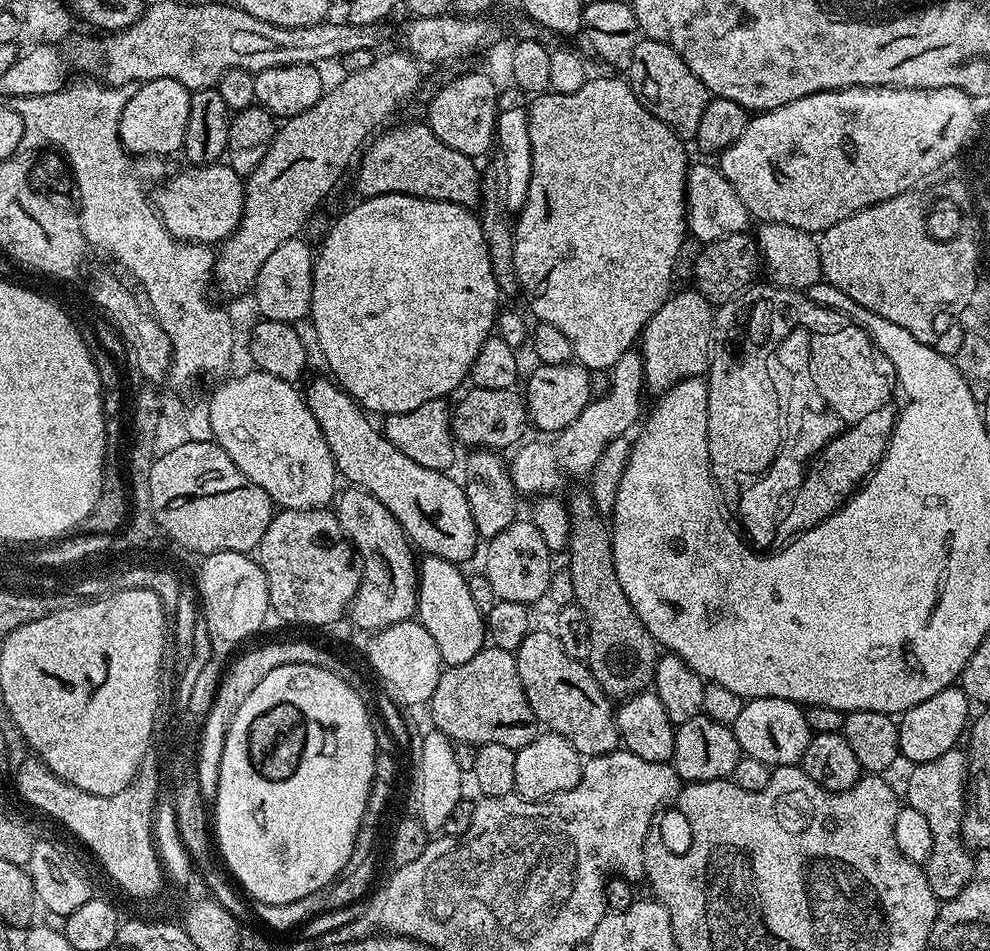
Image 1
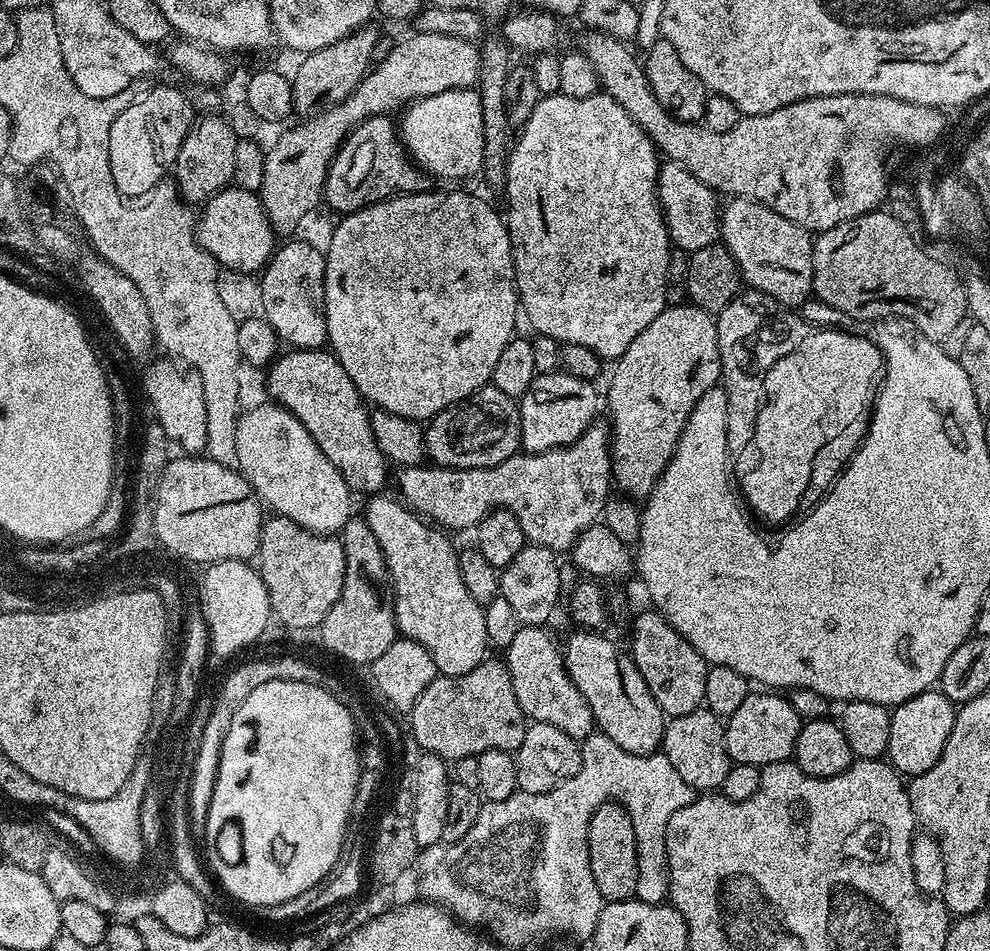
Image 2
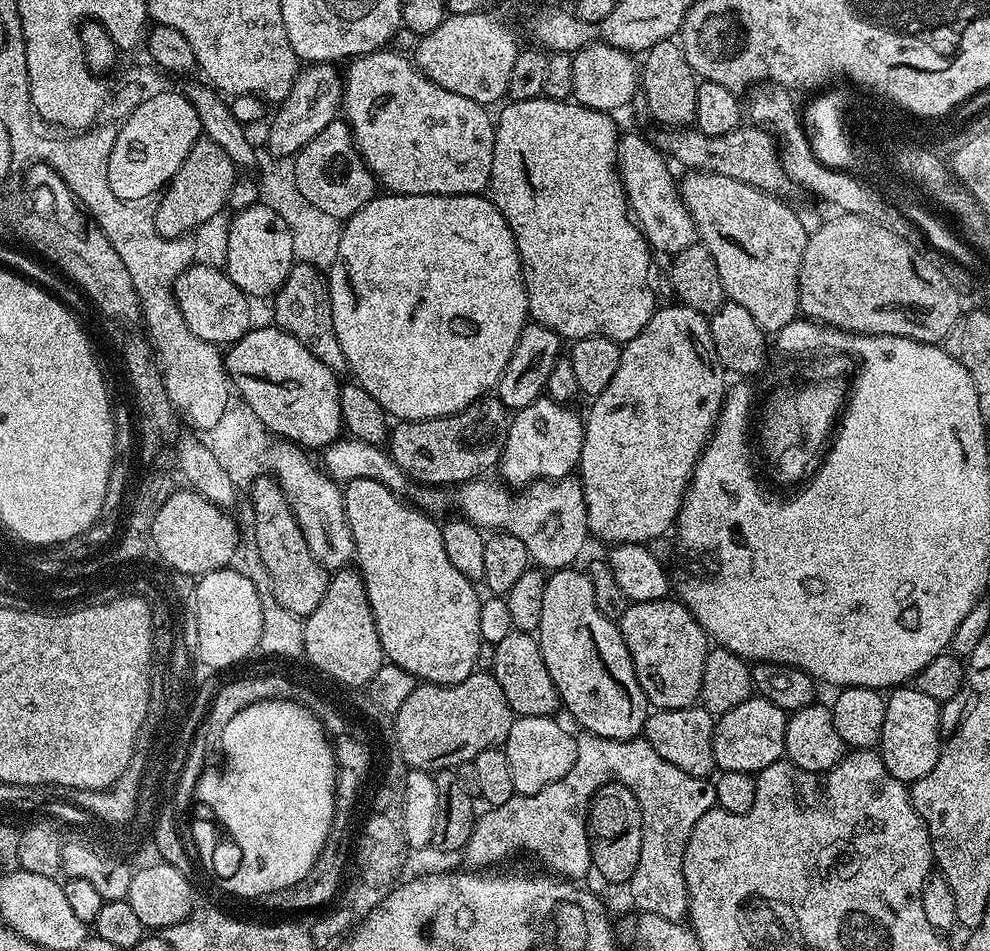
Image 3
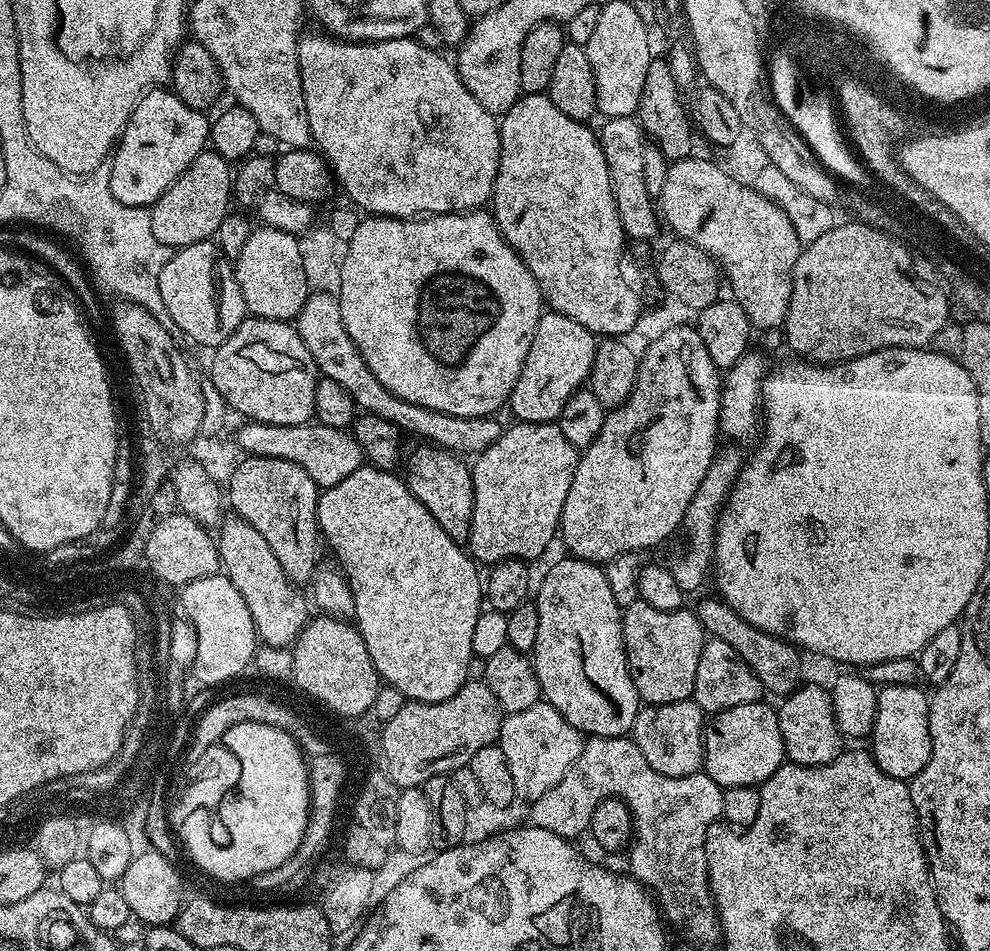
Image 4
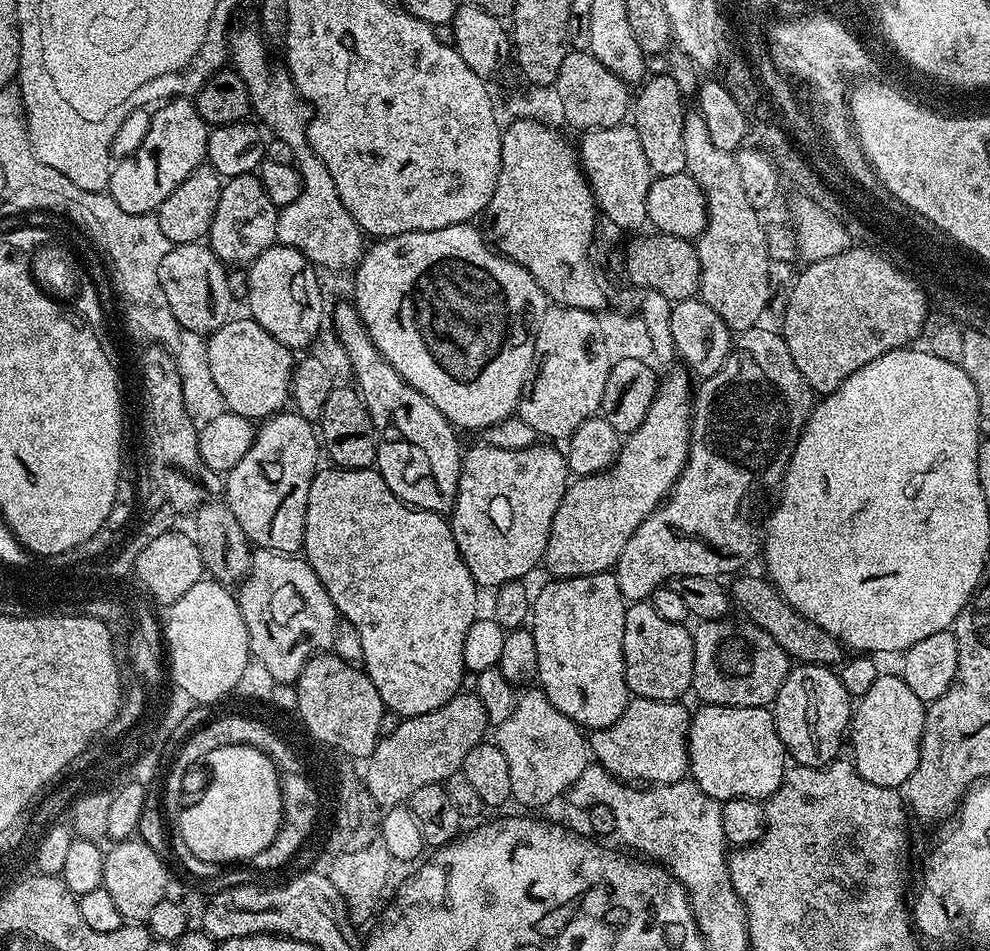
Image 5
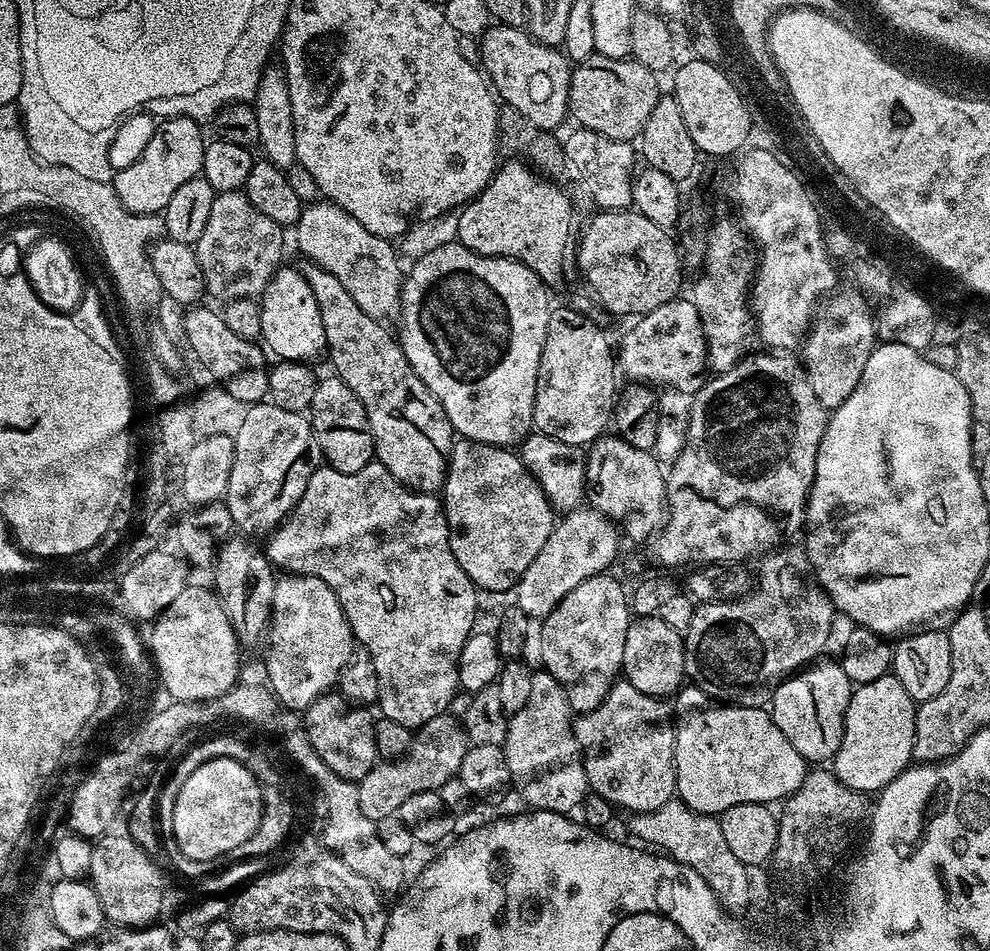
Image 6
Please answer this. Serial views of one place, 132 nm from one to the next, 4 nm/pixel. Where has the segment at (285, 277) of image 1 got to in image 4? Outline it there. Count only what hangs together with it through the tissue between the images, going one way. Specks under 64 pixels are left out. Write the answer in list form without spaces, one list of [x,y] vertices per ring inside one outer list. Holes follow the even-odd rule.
[[[315,290],[309,291],[302,310],[296,316],[294,327],[302,338],[302,342],[306,342],[306,350],[310,350],[310,358],[314,358],[317,373],[323,378],[334,378],[334,382],[338,382],[338,386],[344,387],[346,394],[350,394],[350,398],[356,403],[357,409],[361,413],[386,418],[386,422],[395,424],[401,433],[413,432],[414,435],[420,436],[416,438],[421,441],[435,444],[436,447],[444,448],[448,452],[455,452],[461,458],[481,456],[486,450],[490,450],[490,446],[494,446],[503,434],[505,425],[499,424],[495,415],[455,416],[446,414],[442,410],[430,410],[426,406],[406,402],[406,398],[398,398],[398,394],[390,394],[390,390],[386,390],[386,386],[382,386],[382,382],[378,382],[378,378],[374,378],[374,370],[370,370],[370,366],[366,366],[366,358],[362,358],[358,346],[354,346],[354,338],[350,338],[350,334],[346,334],[346,322],[342,322],[339,295]]]

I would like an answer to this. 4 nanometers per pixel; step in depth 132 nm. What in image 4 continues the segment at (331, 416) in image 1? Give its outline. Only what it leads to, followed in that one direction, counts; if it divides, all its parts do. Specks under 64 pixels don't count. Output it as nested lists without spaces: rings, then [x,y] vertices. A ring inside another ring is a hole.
[[[245,318],[238,330],[234,330],[234,334],[230,334],[230,338],[226,338],[226,342],[222,342],[211,356],[215,395],[223,399],[233,413],[241,412],[249,421],[257,420],[278,426],[307,424],[315,417],[314,390],[318,379],[316,363],[314,358],[310,358],[310,350],[306,350],[306,342],[302,342],[289,321]]]

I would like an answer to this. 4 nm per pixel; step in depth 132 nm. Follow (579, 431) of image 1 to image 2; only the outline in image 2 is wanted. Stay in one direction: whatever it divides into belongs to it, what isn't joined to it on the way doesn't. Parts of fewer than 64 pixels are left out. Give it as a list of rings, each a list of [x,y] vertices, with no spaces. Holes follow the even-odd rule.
[[[593,422],[589,428],[583,432],[580,437],[574,442],[570,442],[561,448],[551,448],[545,452],[525,452],[521,451],[515,456],[506,458],[506,462],[502,462],[498,466],[490,466],[489,468],[438,468],[435,466],[425,466],[424,464],[413,464],[404,466],[399,469],[400,472],[400,493],[399,499],[403,501],[407,507],[421,517],[427,518],[433,525],[439,526],[441,529],[449,530],[448,528],[468,528],[475,529],[480,523],[481,518],[488,515],[495,508],[504,508],[510,514],[514,514],[514,518],[518,518],[518,526],[522,526],[524,531],[525,541],[537,544],[543,548],[549,548],[557,554],[567,553],[571,549],[572,544],[578,539],[582,530],[586,530],[591,524],[597,523],[603,517],[604,507],[610,500],[608,494],[608,484],[610,488],[610,477],[612,475],[612,450],[610,447],[610,428],[607,423]]]

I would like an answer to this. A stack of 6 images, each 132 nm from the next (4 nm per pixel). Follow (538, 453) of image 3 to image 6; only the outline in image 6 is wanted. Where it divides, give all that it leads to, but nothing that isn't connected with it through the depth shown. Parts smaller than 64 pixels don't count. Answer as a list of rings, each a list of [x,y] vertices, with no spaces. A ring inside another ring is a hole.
[[[457,439],[453,443],[452,453],[448,455],[448,473],[444,479],[442,503],[450,534],[450,550],[454,550],[458,566],[466,570],[466,578],[470,578],[470,582],[476,585],[481,593],[511,593],[522,574],[526,574],[530,562],[534,562],[538,550],[546,546],[546,538],[550,538],[552,533],[552,504],[546,498],[542,486],[538,486],[538,482],[530,474],[530,470],[526,470],[519,455],[508,448]]]

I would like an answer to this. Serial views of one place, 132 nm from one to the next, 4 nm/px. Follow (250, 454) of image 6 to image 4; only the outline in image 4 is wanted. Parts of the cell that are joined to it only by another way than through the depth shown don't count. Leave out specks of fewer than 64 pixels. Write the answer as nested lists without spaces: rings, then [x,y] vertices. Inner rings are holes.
[[[248,456],[237,463],[234,474],[226,481],[226,500],[229,505],[232,503],[231,511],[266,538],[270,550],[274,550],[274,558],[282,562],[282,570],[297,586],[307,585],[318,567],[317,499],[314,478],[302,466],[286,462],[286,458]]]

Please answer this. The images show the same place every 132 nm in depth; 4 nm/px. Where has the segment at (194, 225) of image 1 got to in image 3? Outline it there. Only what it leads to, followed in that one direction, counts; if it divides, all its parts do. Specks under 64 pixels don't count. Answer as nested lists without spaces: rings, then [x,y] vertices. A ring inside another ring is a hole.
[[[257,202],[246,210],[235,213],[228,224],[228,241],[224,244],[224,264],[234,286],[249,298],[275,297],[276,291],[286,282],[294,263],[293,243],[285,219],[270,206]]]

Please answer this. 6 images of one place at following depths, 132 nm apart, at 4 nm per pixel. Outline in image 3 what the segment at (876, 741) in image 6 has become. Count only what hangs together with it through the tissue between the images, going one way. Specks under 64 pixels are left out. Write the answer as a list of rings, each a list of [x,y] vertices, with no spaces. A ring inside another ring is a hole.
[[[897,686],[886,696],[886,722],[878,751],[886,770],[906,785],[926,778],[940,757],[942,733],[940,730],[941,701],[930,698],[915,686]]]

